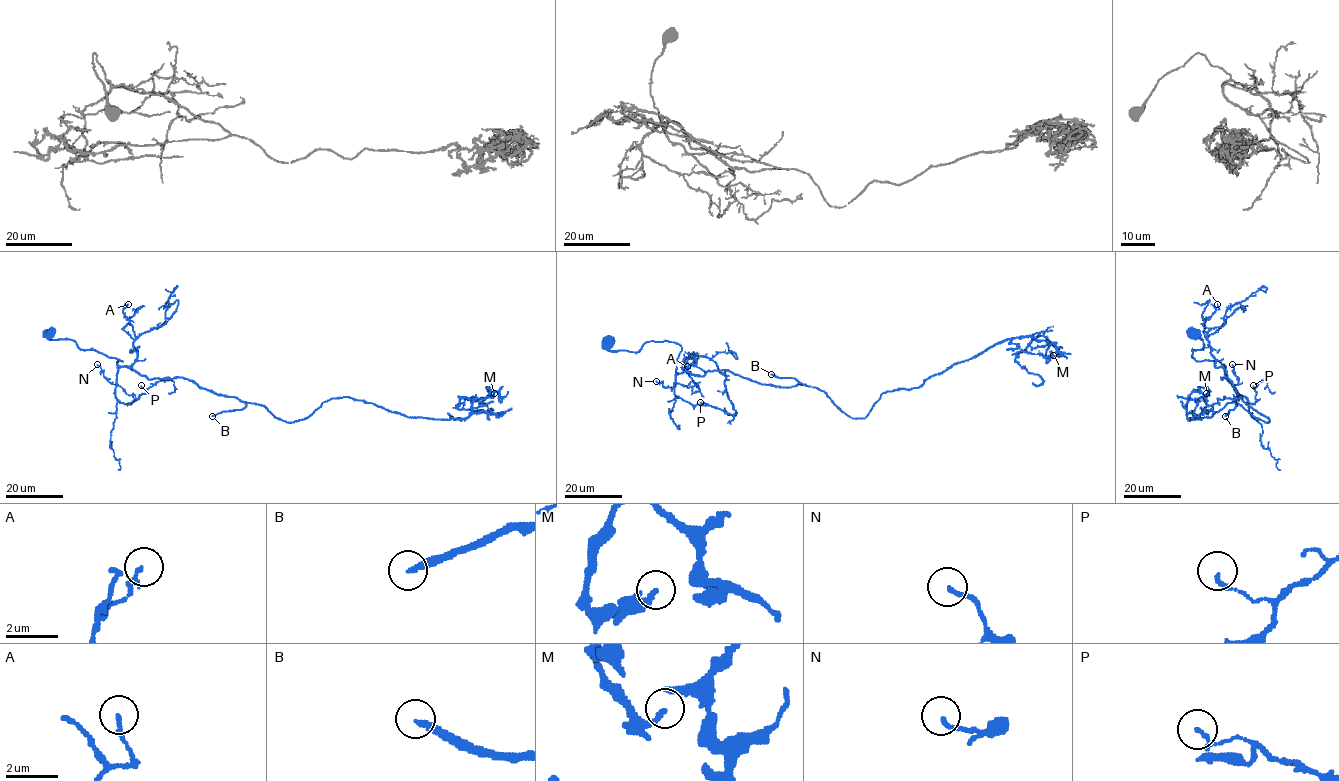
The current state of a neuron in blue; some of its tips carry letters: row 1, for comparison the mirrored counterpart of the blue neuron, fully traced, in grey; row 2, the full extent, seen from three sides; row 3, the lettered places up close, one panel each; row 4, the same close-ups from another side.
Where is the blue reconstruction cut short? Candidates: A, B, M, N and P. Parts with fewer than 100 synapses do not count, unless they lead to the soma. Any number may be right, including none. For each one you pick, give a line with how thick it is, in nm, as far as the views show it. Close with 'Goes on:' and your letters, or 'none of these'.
B: Thickness 240 nm
Goes on: B

